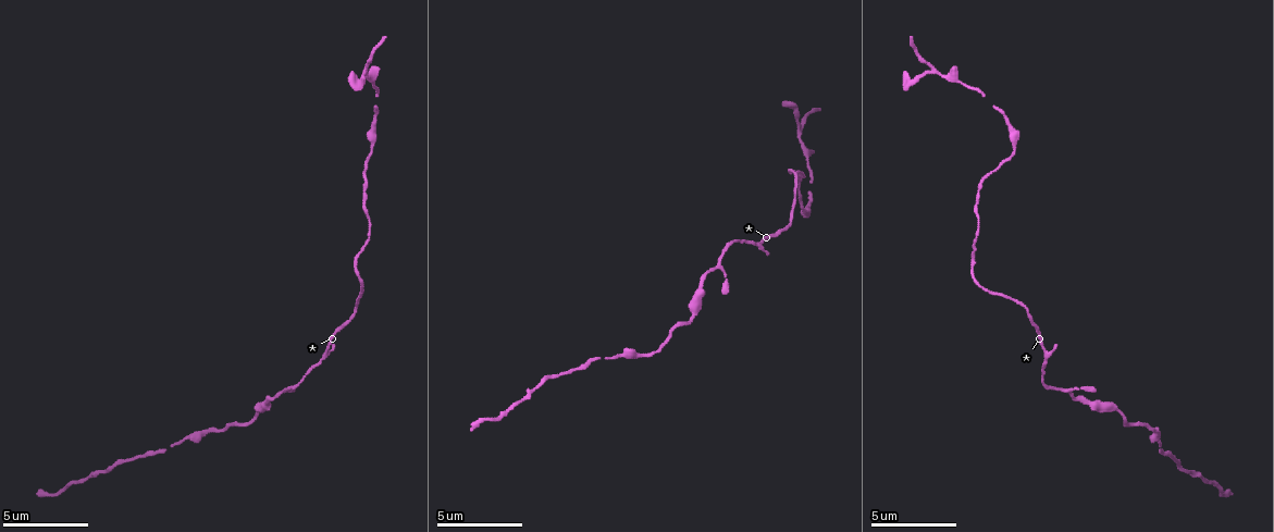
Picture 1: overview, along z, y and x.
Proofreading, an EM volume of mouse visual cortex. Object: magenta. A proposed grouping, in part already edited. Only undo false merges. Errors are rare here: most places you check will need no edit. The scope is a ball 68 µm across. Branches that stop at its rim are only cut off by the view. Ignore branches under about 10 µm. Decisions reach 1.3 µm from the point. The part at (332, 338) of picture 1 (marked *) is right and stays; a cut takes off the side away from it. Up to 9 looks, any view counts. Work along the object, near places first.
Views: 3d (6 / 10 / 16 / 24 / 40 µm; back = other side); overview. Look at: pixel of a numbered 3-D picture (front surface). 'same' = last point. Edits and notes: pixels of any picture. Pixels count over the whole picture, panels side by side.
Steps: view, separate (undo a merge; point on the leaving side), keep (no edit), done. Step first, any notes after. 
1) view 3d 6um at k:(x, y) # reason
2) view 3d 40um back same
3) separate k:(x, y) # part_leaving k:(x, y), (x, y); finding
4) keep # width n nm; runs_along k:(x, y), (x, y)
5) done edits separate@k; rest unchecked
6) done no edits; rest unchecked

view 3d 16um at 1:(623, 356) # sudden change in width

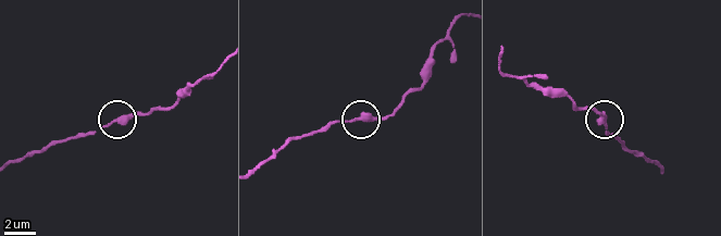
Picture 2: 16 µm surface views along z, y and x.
keep # width 330 nm; runs_along 2:(500, 53), (504, 72), (594, 110), (608, 135); continuous, no second neuron

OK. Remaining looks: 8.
view 3d 10um at 1:(705, 277) # two arms at a narrow angle

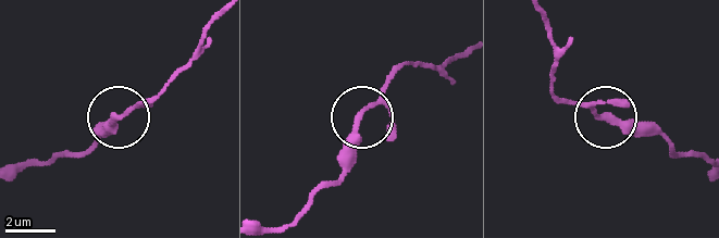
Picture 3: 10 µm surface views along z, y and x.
keep # runs_along 3:(546, 32), (559, 96), (621, 123), (657, 123); all the same neuron

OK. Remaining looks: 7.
view 3d 10um at 1:(1011, 156) # calibre changes

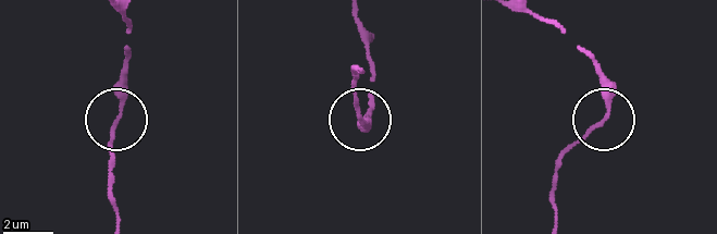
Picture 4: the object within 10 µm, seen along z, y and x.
keep # runs_along 4:(119, 218), (113, 124), (125, 64); all the same neuron

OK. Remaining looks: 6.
view 3d 10um at 1:(377, 91) # sudden change in width

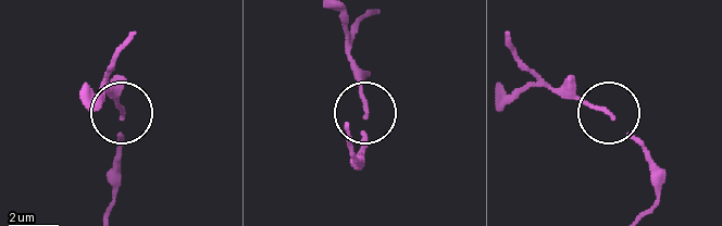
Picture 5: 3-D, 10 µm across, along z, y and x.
keep # runs_along 5:(106, 211), (119, 142), (119, 101), (108, 89); one neuron here

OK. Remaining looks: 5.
done no edits; rest unchecked

